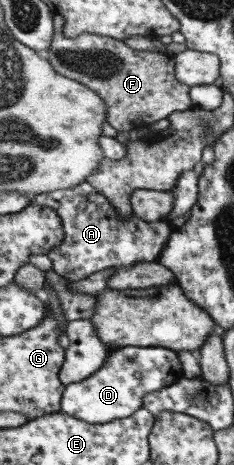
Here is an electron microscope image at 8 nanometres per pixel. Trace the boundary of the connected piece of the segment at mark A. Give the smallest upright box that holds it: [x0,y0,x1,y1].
[27,170,197,281]

